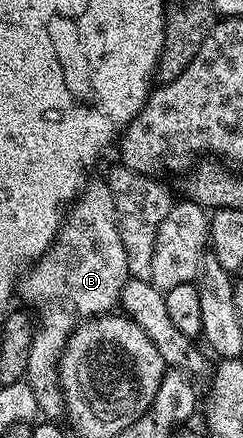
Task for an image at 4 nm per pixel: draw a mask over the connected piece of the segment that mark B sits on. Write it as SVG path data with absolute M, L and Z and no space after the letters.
M90 180L77 200L72 202L53 246L38 261L34 261L17 282L19 297L29 301L27 305L30 310L37 309L36 316L39 318L40 328L33 335L26 374L31 391L35 391L42 418L57 419L65 412L59 362L61 352L69 342L69 334L82 321L112 314L118 308L121 292L129 280L127 251L123 251L111 187L108 180Z

